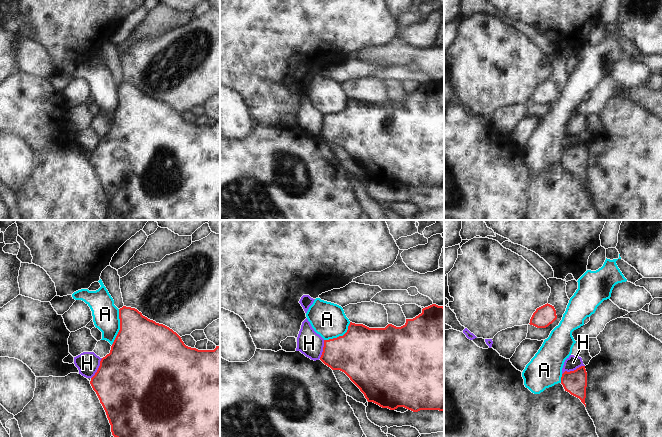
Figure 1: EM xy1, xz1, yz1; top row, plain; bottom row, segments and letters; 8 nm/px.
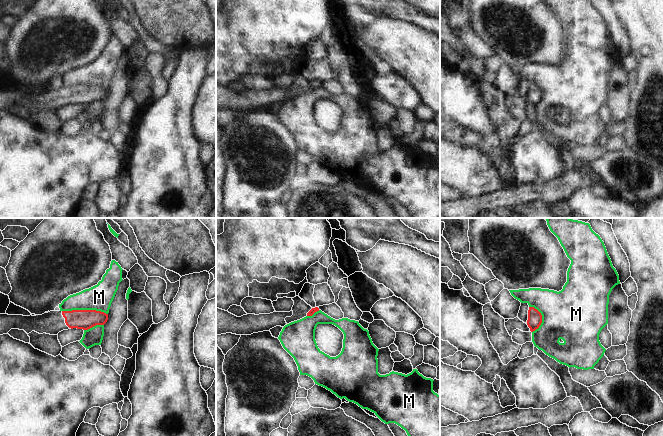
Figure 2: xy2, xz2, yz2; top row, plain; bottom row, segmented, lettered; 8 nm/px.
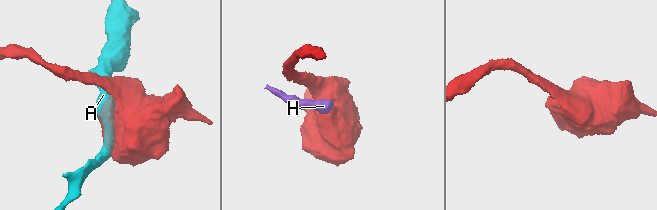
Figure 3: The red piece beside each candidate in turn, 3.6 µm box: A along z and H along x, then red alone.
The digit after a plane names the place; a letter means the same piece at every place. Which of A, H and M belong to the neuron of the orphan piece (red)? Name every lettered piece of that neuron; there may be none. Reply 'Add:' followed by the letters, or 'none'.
Add: none

